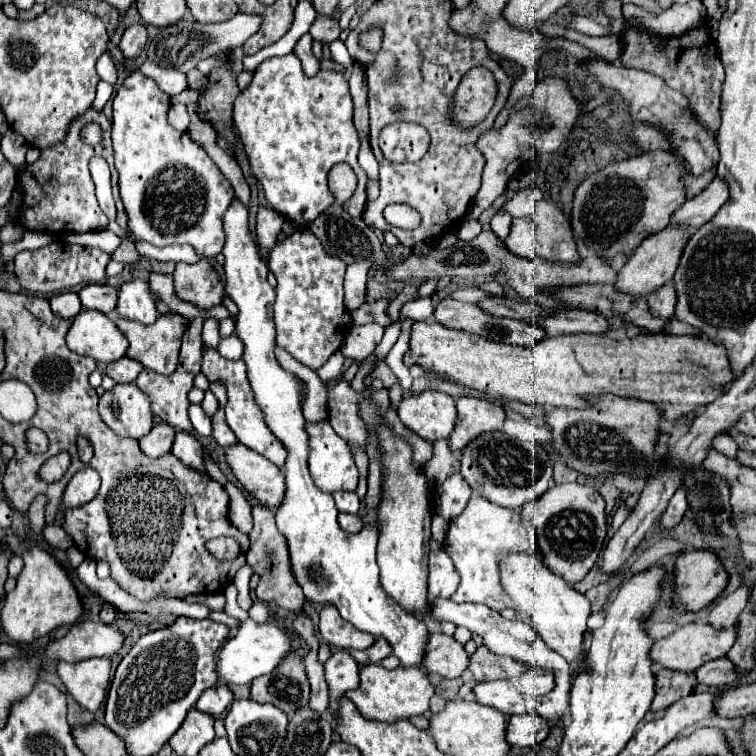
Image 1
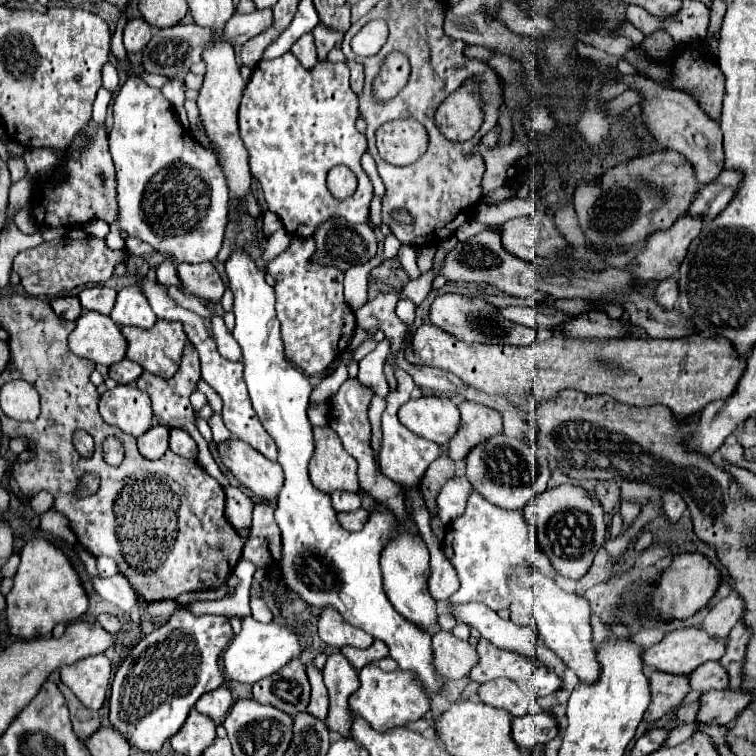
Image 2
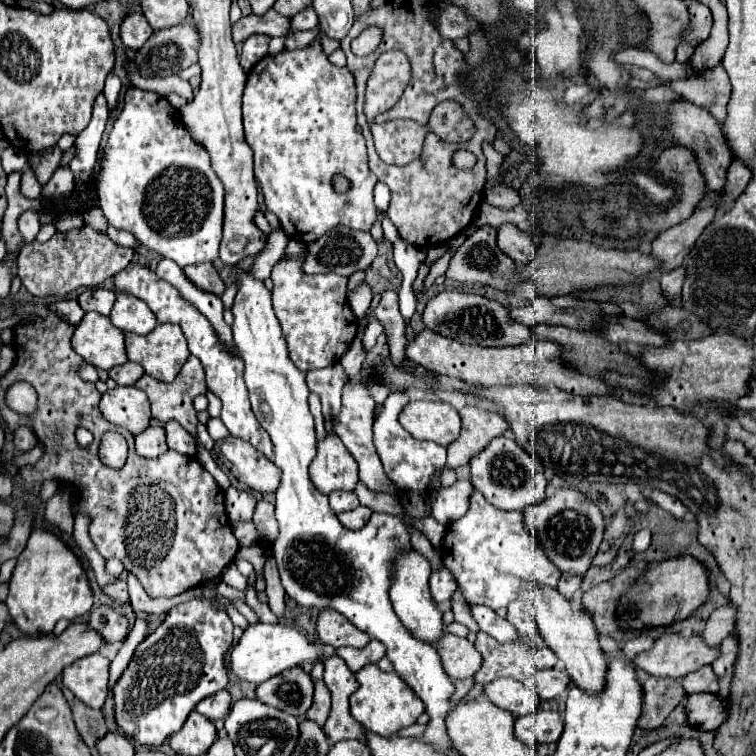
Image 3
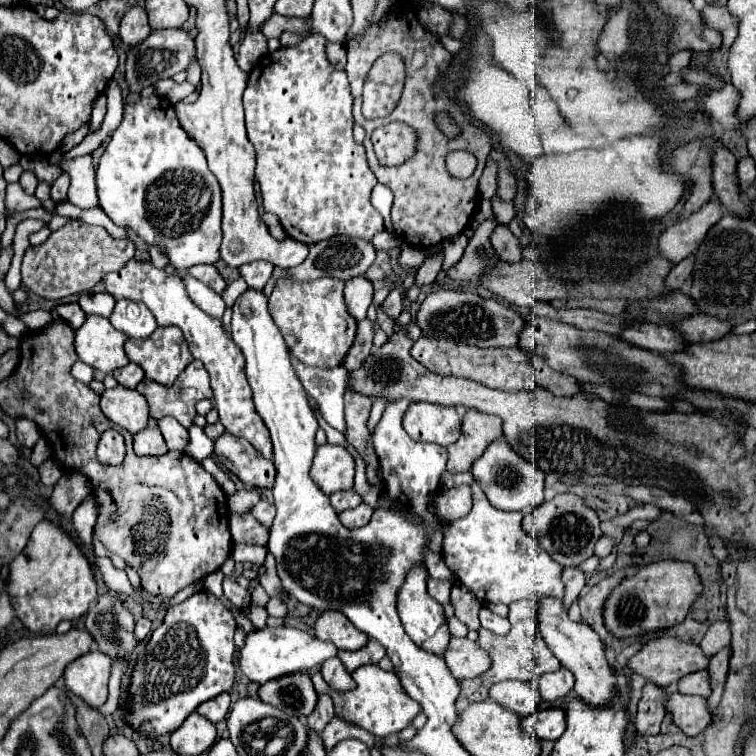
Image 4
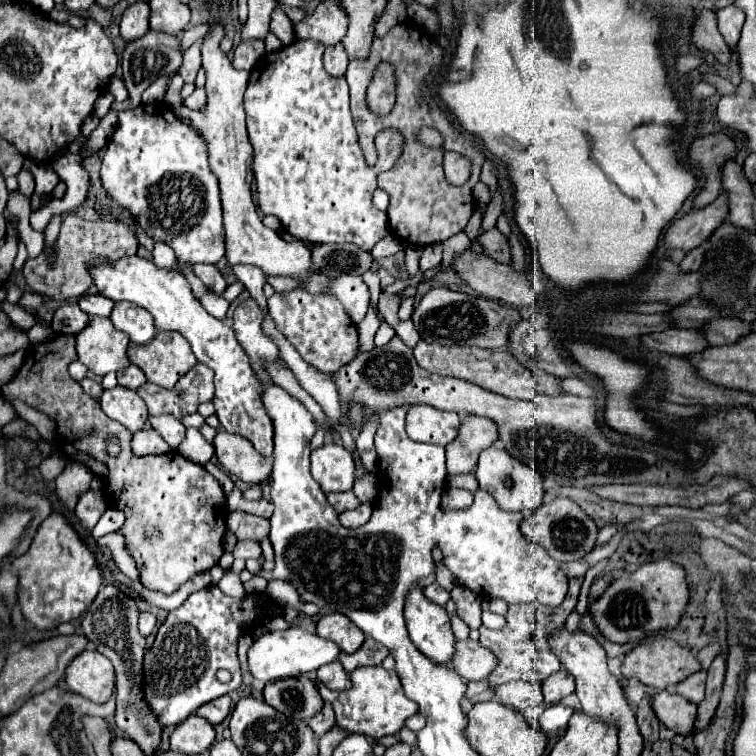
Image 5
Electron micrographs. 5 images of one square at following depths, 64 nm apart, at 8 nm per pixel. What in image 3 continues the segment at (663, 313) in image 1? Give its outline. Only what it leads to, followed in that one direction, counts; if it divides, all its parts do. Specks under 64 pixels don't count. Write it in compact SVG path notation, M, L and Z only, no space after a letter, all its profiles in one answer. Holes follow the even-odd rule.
M684 266L682 268L676 268L672 272L666 272L662 278L660 278L660 284L662 284L662 290L668 298L674 298L676 294L682 292L682 282L684 282L684 276L686 276L686 270Z

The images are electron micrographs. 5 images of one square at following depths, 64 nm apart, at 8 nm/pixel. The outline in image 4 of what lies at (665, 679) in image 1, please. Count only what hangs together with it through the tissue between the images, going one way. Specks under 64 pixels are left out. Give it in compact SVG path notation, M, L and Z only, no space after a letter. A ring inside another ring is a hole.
M646 682L642 690L642 700L638 702L638 714L636 714L636 730L646 736L656 736L660 732L660 724L666 716L664 712L664 698L668 692L652 682Z

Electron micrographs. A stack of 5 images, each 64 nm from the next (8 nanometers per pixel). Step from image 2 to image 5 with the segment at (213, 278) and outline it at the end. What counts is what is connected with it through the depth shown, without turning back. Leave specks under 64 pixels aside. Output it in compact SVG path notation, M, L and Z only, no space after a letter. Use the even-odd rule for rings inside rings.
M194 264L194 274L204 282L206 288L214 290L218 296L226 290L226 280L222 278L222 274L218 272L216 266L212 266L212 264Z

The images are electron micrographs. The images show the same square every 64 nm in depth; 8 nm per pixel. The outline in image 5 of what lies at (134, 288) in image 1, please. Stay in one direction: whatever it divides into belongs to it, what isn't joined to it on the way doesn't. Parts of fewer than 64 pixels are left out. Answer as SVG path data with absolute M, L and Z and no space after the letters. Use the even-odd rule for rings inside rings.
M118 302L110 314L110 320L116 330L122 330L130 336L132 344L144 346L156 336L156 328L152 324L152 316L144 312L144 308L136 308L128 302Z

